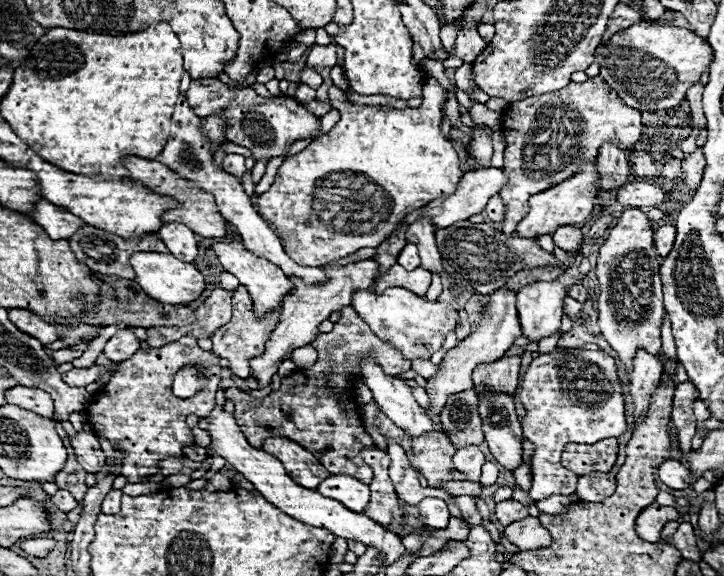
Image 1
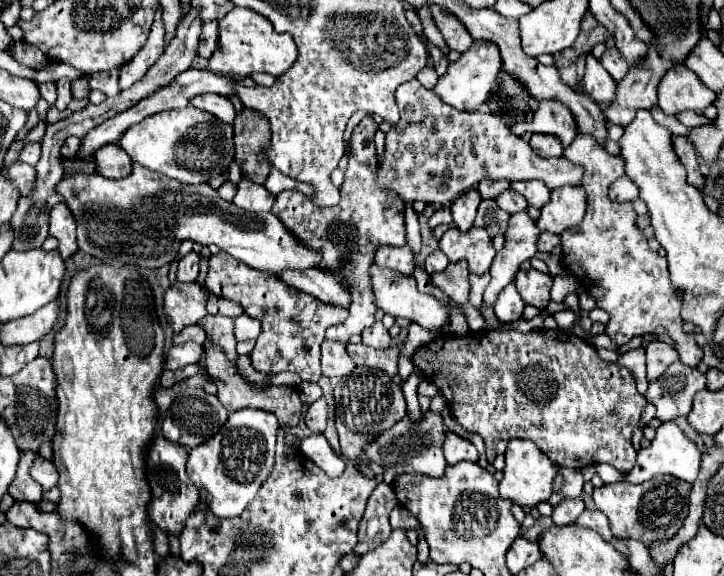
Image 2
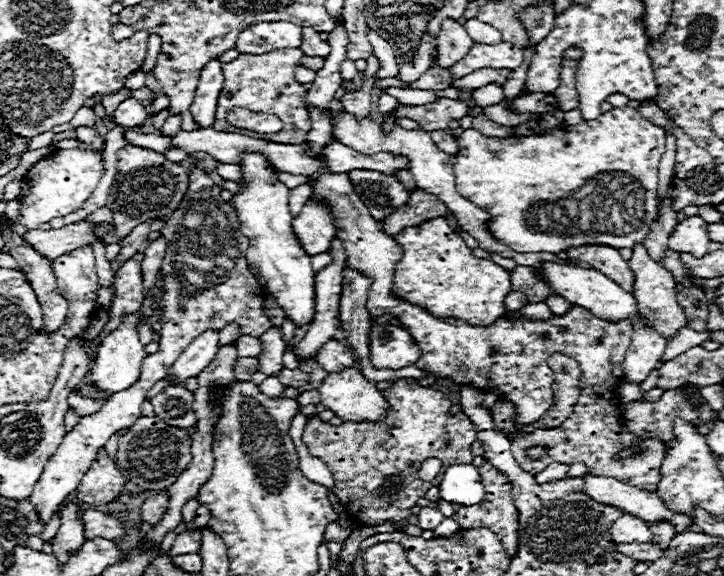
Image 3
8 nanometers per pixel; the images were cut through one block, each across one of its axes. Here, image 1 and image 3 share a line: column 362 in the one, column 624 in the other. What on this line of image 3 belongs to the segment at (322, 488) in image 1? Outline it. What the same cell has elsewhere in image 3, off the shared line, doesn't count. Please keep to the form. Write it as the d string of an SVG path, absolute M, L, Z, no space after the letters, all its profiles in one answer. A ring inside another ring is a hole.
M586 474L584 494L594 498L596 502L604 502L610 506L616 506L628 514L634 514L646 522L656 520L670 520L674 522L676 534L682 534L690 528L690 518L684 514L674 514L666 508L666 504L658 498L656 492L646 492L636 486L630 486L626 482L620 482L616 478L606 476L592 476Z

